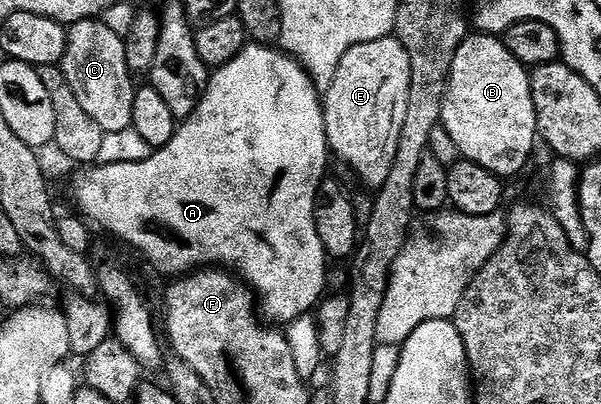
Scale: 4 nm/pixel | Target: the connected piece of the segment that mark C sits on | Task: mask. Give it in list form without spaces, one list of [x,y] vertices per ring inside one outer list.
[[[106,20],[78,21],[70,26],[61,68],[69,87],[77,95],[77,103],[85,107],[89,119],[103,133],[125,131],[133,123],[133,99],[137,88],[129,63],[125,59],[126,40],[108,27]]]

